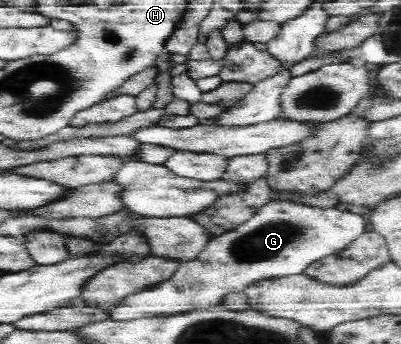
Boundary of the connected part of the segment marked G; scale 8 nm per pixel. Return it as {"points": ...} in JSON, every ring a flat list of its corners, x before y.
{"points":[[272,200,266,203,258,213,236,229,214,236,196,259,183,263,178,273,153,288,144,289,129,295,109,312,114,321,130,321,146,315,170,315,192,311,196,307,210,307,222,303,222,298,229,293,242,292,250,283,269,278,282,278,302,274,310,263,346,249,359,235,366,233,366,219,360,215,311,207,304,203,288,200]]}

